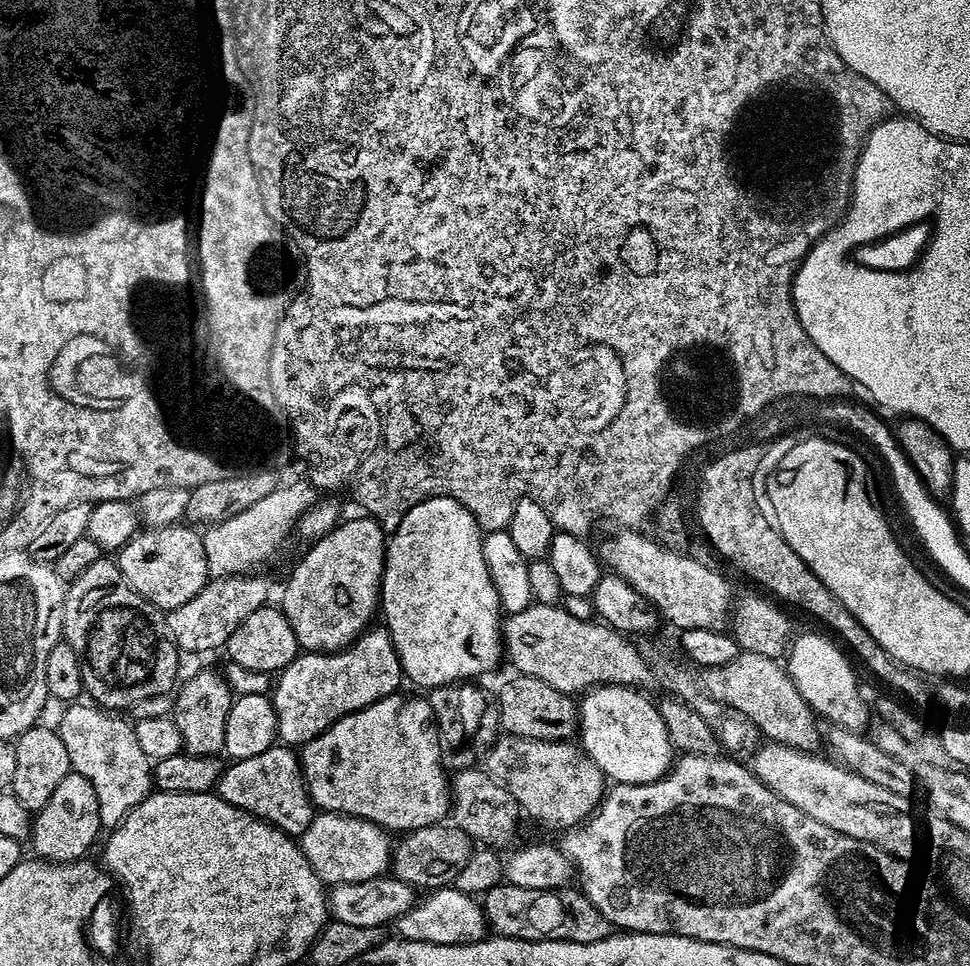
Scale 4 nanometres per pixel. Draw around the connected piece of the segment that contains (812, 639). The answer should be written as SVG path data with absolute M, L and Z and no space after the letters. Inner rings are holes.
M806 632L791 641L786 653L786 669L795 688L816 715L825 717L831 725L860 732L868 722L868 708L848 662L849 657L845 656L830 639Z

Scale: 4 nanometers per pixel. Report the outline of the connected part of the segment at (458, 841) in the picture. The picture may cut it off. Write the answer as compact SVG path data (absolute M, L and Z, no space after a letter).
M437 822L401 835L391 849L391 875L411 884L416 890L435 890L451 885L455 876L471 858L474 841L460 828L443 828L444 826L443 823Z

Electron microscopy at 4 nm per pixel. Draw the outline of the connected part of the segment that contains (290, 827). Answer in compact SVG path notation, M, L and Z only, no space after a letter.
M273 746L262 754L254 754L254 758L238 760L229 765L229 768L227 765L221 771L216 782L216 795L230 802L230 806L238 806L259 820L267 820L293 838L302 836L312 822L314 805L308 797L297 753L291 747Z

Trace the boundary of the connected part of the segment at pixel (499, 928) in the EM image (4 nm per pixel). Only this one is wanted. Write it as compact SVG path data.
M501 882L489 889L482 896L482 907L484 917L488 919L488 927L496 936L508 936L511 940L569 940L570 942L578 942L579 944L589 944L590 942L598 942L605 940L606 937L613 935L614 929L612 923L604 918L602 914L598 914L598 910L594 906L594 902L590 902L585 898L584 893L572 886L554 889L526 889L523 886L516 886L507 882Z

